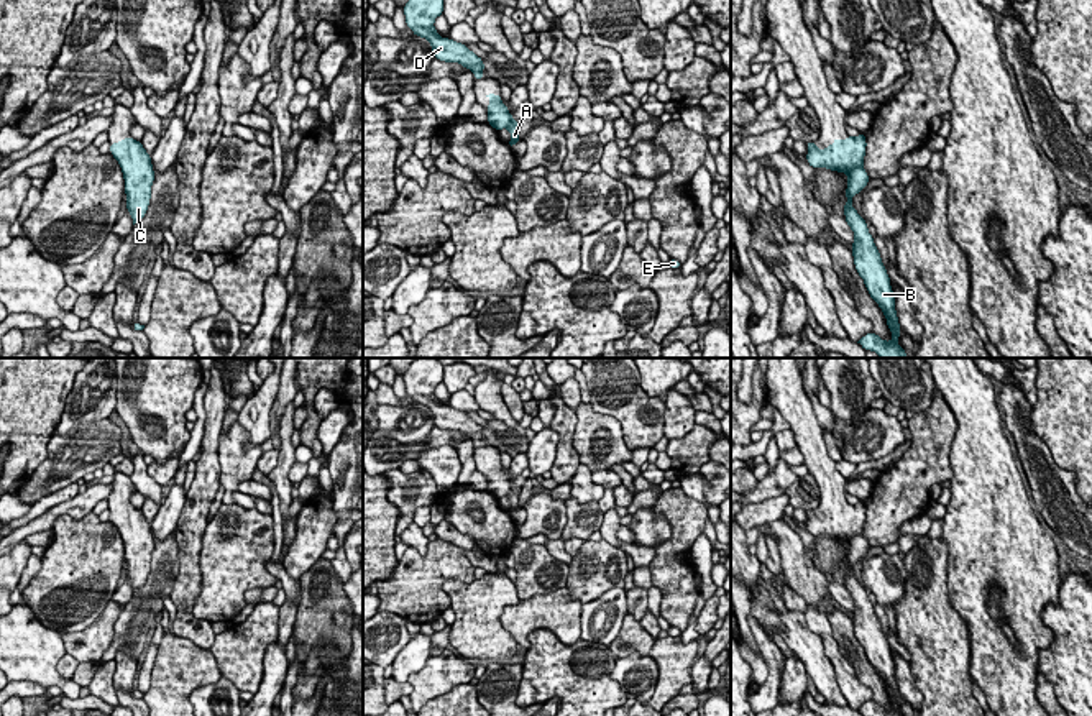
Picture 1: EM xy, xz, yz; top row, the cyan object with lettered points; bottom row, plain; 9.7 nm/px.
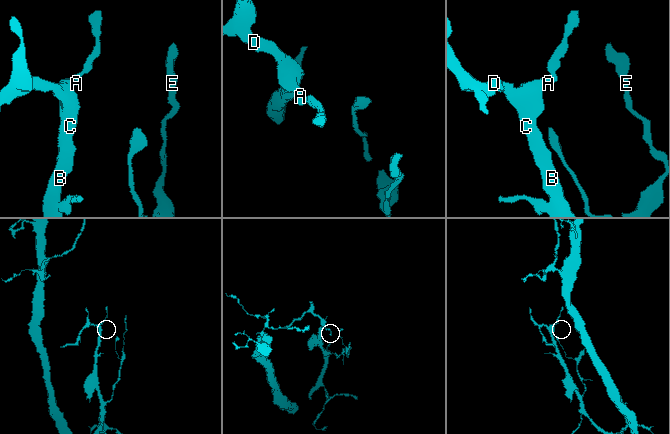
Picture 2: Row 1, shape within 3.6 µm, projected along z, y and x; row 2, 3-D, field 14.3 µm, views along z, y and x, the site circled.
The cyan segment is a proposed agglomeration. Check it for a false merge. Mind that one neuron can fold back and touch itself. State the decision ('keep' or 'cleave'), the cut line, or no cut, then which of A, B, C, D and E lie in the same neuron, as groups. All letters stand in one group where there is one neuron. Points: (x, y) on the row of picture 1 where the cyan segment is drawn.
keep | no cut | A B C D E

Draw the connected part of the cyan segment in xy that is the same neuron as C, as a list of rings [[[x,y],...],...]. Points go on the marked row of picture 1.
[[[122,138],[120,143],[110,143],[110,153],[118,161],[126,194],[126,212],[131,215],[133,225],[146,215],[151,199],[151,186],[154,182],[154,169],[151,156],[141,141],[135,138]]]

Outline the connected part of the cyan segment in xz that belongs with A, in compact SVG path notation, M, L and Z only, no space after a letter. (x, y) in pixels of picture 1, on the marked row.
M489 94L486 95L491 103L486 107L488 112L488 122L494 130L502 130L507 128L511 133L511 141L509 145L516 145L521 141L519 138L519 123L512 118L512 115L509 113L509 108L502 103L501 94L494 95Z

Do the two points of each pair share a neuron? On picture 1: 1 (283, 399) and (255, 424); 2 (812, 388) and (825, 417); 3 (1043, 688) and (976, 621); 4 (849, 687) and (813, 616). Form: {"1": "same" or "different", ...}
{"1": "different", "2": "same", "3": "different", "4": "same"}

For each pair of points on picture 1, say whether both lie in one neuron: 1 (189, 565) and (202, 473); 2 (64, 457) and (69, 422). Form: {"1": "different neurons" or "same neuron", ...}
{"1": "same neuron", "2": "different neurons"}

